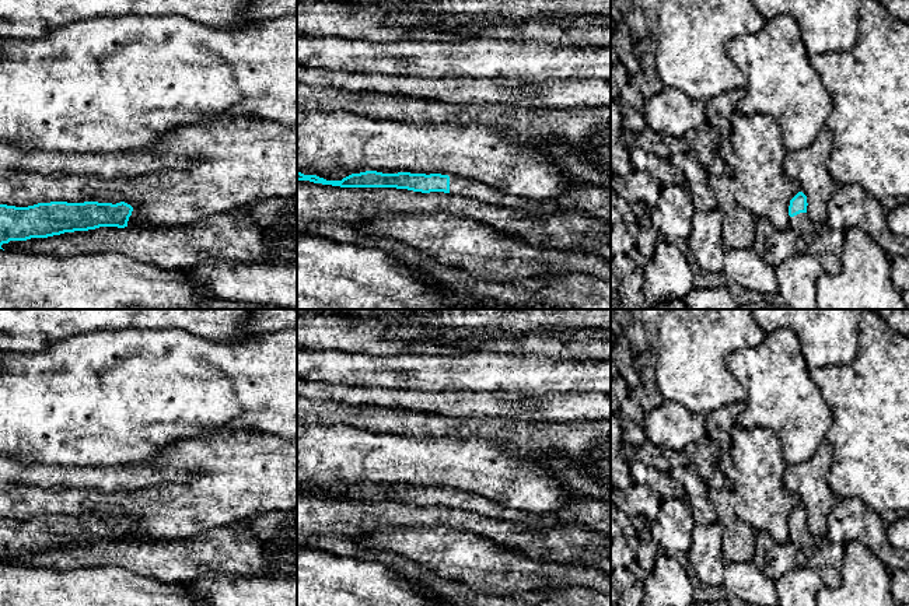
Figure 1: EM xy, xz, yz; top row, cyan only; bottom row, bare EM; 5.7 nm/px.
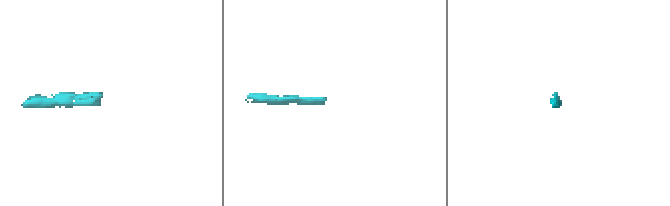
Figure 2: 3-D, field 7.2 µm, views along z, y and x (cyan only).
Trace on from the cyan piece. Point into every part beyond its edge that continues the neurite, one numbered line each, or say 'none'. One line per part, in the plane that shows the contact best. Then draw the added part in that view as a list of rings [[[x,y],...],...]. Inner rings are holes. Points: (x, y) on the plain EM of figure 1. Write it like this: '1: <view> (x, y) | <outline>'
1: xz (588, 512) | [[[450,490],[450,507],[471,509],[500,521],[513,521],[541,528],[578,525],[611,537],[611,502],[594,498],[569,498],[557,509],[543,514],[525,512],[486,500],[480,495]]]

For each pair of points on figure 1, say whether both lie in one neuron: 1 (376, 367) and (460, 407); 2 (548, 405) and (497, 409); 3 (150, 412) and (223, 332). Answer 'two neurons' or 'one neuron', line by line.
1: two neurons
2: one neuron
3: two neurons

